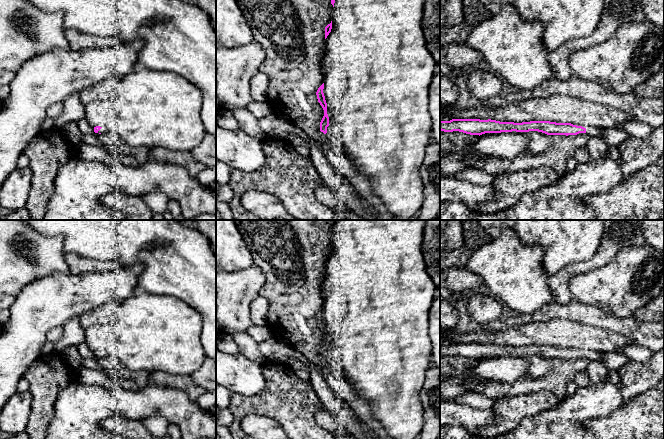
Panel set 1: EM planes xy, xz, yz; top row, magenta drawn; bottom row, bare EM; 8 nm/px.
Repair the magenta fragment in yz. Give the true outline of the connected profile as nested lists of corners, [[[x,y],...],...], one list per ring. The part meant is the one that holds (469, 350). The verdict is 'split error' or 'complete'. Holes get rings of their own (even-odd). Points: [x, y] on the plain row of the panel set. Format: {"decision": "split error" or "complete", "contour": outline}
{"decision": "split error", "contour": [[[452,343],[450,345],[440,345],[440,354],[444,356],[459,355],[470,359],[482,359],[485,357],[501,356],[529,356],[538,355],[547,359],[577,359],[586,357],[590,361],[600,361],[602,353],[590,350],[573,349],[571,347],[556,347],[550,345],[530,345],[522,347],[500,346],[496,344],[480,343]]]}

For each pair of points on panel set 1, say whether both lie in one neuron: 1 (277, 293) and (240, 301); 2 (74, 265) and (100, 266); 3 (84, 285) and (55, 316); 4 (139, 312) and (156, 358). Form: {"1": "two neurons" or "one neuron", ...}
{"1": "two neurons", "2": "one neuron", "3": "one neuron", "4": "one neuron"}

